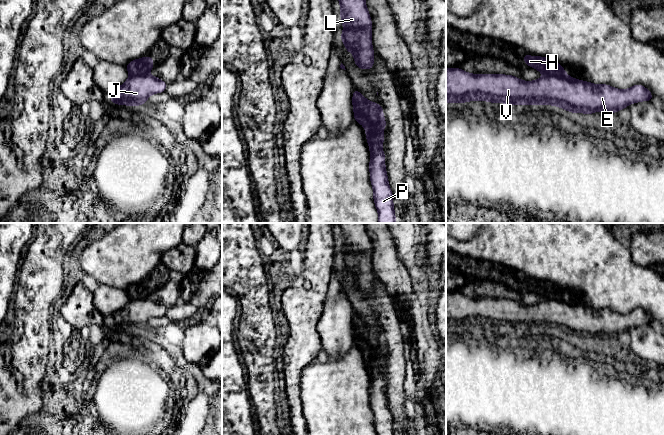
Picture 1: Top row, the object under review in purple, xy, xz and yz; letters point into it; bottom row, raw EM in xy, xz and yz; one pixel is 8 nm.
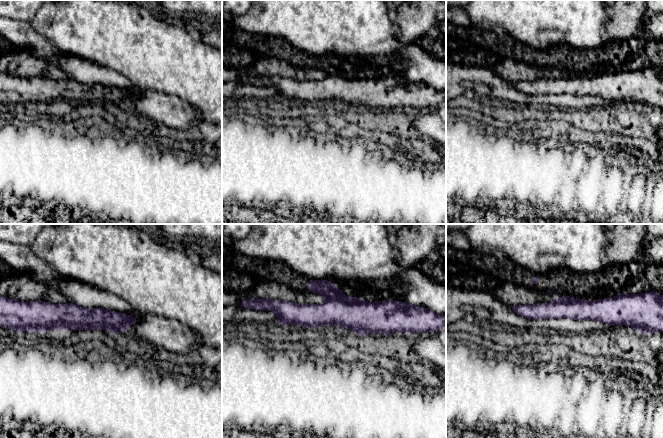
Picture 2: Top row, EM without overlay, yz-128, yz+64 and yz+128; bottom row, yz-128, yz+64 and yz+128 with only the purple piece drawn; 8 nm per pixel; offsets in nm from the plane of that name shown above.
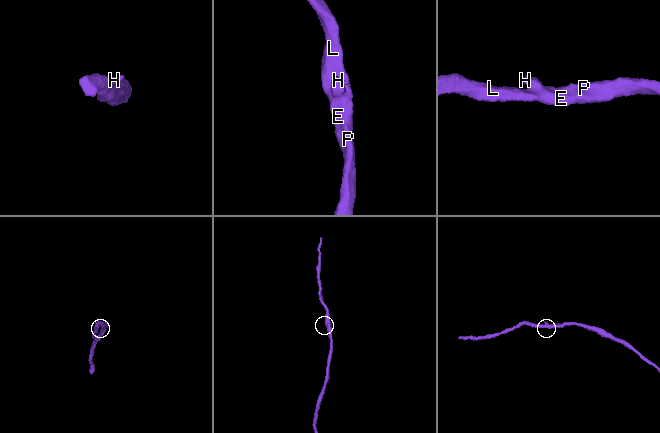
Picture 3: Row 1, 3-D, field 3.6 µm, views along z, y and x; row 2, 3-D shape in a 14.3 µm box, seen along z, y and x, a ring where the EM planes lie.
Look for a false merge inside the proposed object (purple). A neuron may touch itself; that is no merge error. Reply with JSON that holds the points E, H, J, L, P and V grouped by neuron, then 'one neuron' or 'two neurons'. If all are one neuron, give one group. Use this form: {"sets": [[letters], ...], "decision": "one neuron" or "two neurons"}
{"sets": [["E", "J", "L", "P", "V"], ["H"]], "decision": "two neurons"}

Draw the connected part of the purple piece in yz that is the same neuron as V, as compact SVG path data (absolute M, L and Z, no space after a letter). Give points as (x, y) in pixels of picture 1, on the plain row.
M446 292L446 327L466 327L476 324L507 329L553 329L570 337L586 339L592 339L595 335L611 339L633 327L654 325L651 315L641 308L621 314L608 308L597 309L574 303L566 297L561 300L544 300L526 306L513 299L471 298L461 292Z

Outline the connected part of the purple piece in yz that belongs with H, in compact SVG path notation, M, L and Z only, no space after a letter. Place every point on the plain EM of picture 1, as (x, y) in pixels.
M522 278L522 283L527 290L540 295L545 300L561 300L566 297L562 289L551 281Z

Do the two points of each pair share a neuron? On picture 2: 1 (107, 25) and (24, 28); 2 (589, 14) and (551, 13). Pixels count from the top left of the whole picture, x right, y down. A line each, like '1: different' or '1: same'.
1: different
2: same

